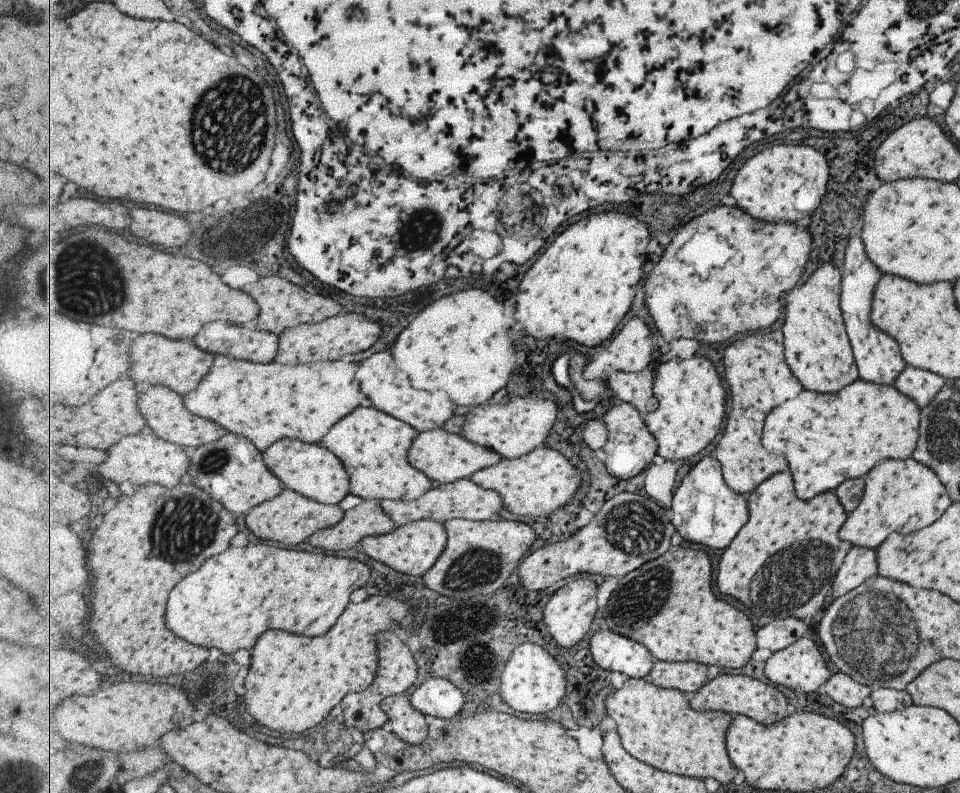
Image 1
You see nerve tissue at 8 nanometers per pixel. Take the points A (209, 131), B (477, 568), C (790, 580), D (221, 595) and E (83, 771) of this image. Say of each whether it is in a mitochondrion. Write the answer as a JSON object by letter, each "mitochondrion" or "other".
{"A":"mitochondrion","B":"mitochondrion","C":"mitochondrion","D":"other","E":"mitochondrion"}

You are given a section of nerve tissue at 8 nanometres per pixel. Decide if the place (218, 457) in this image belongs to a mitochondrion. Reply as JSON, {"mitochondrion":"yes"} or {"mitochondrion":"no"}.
{"mitochondrion":"yes"}

